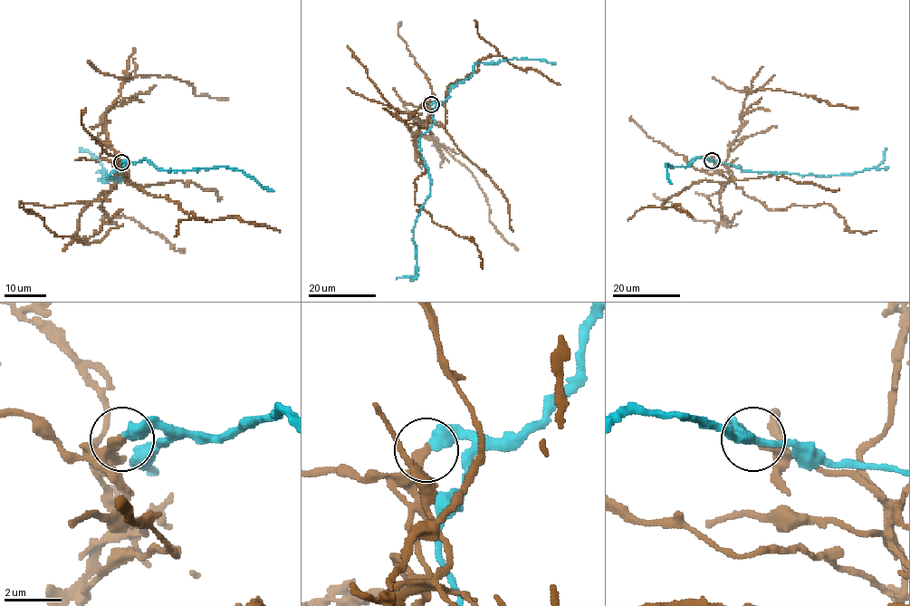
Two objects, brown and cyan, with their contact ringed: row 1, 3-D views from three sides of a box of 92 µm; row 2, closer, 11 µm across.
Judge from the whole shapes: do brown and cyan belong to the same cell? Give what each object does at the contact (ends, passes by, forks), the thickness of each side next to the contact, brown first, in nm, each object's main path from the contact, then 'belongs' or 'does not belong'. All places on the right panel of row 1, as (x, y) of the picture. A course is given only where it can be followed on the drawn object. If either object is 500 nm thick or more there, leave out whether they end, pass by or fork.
brown ends there; cyan ends there; 320 nm thick on the brown side, 400 nm on the other; brown runs (712, 160), (725, 165), (740, 129), (744, 100), (751, 91), (782, 90), (812, 96), (831, 105), (857, 109); cyan runs (712, 160), (740, 167), (742, 170), (829, 176), (876, 168), (885, 159), (886, 148); does not belong

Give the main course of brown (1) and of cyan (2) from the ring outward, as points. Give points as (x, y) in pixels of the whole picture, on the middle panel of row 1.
1: (430, 104), (428, 120), (420, 124), (416, 132), (439, 143), (473, 175), (489, 205), (489, 220), (517, 250)
2: (430, 104), (435, 104), (434, 123), (419, 138), (430, 195), (413, 230), (416, 272), (396, 278)

